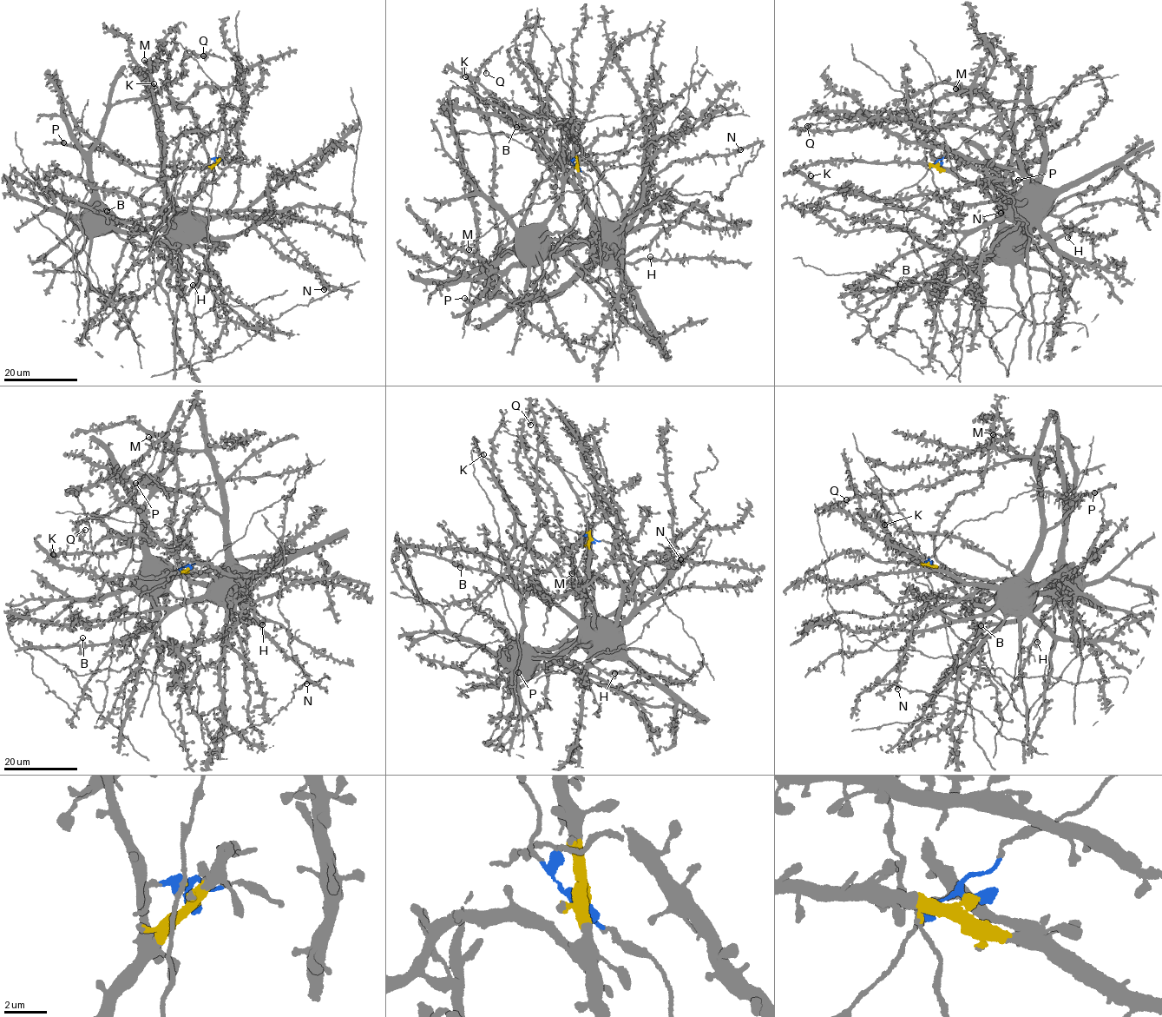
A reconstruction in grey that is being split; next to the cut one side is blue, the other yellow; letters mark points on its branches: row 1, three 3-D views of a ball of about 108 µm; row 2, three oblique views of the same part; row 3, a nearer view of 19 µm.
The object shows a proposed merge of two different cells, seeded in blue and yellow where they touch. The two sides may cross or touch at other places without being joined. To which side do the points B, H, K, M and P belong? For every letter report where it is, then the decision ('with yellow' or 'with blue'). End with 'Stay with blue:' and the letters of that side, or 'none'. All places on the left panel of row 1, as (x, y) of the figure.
B: (107, 211) | with blue
H: (193, 285) | with blue
K: (154, 83) | with yellow
M: (144, 60) | with yellow
P: (63, 142) | with yellow
Stay with blue: B, H

